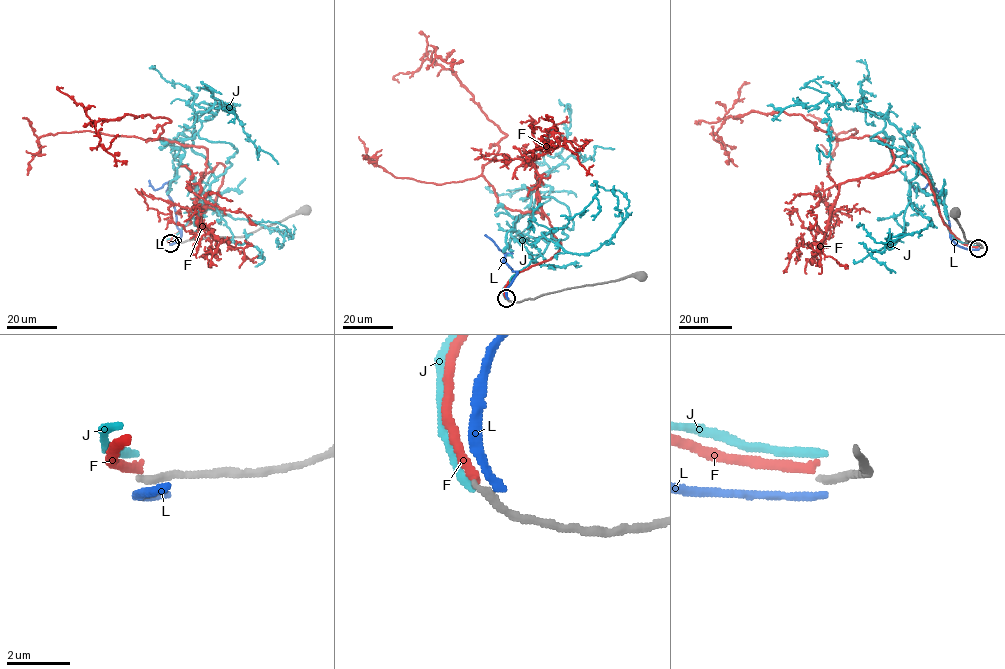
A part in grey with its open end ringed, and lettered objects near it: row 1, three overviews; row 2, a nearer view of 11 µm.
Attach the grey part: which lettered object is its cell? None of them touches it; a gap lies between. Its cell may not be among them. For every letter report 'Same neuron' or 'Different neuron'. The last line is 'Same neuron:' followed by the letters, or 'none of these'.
F: Different neuron
J: Different neuron
L: Different neuron
Same neuron: none of these

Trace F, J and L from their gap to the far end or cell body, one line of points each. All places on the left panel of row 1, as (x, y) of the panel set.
F: (170, 242), (224, 166), (146, 141), (165, 117), (100, 119), (126, 164)
J: (170, 241), (192, 217), (212, 173), (192, 148), (195, 114), (230, 109), (257, 156), (260, 149), (278, 164)
L: (170, 244), (178, 240), (180, 230), (168, 196), (169, 184), (167, 182), (155, 190), (149, 180)

